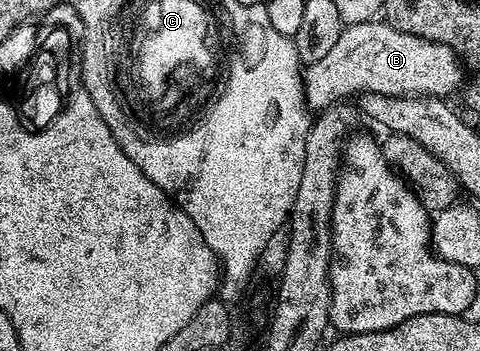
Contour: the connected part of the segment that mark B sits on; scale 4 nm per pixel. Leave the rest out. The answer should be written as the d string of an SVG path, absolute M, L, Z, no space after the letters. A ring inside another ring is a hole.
M376 19L373 21L366 21L365 23L357 23L356 25L349 25L344 27L334 47L331 48L329 52L327 52L321 59L317 59L317 63L306 66L306 68L302 70L303 98L307 100L308 110L311 111L322 111L328 109L330 105L342 102L344 99L354 98L356 95L364 92L364 90L369 93L389 95L390 97L441 97L447 99L450 98L450 93L455 93L458 91L459 84L461 84L460 89L464 84L462 68L464 69L464 66L461 64L461 58L459 54L455 52L455 50L450 49L449 47L445 47L436 41L426 41L425 39L421 39L415 35L402 33L401 31L394 29L391 25L388 25L386 20Z

